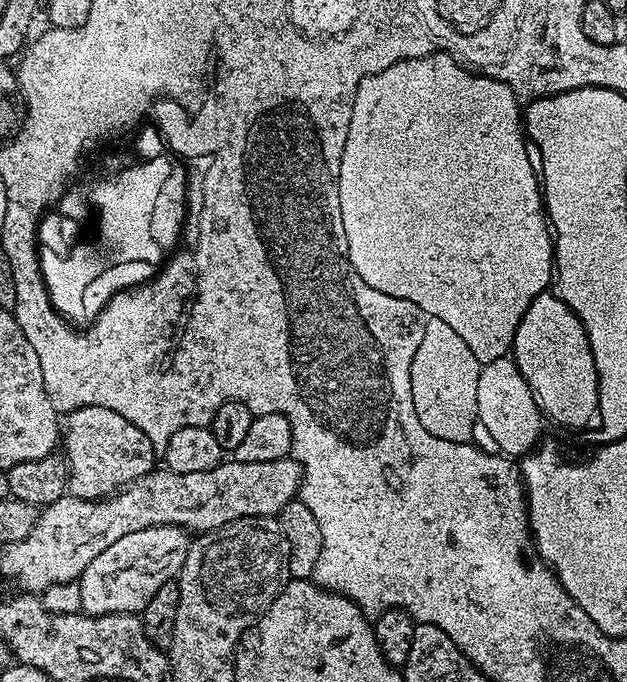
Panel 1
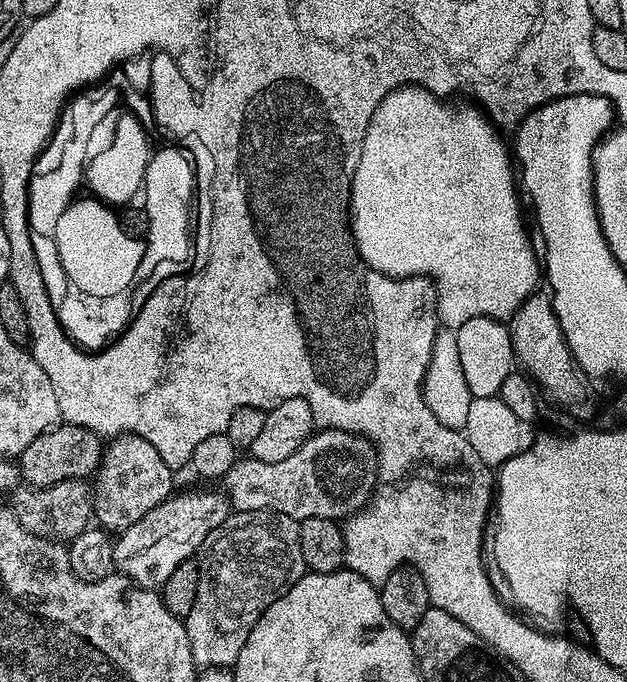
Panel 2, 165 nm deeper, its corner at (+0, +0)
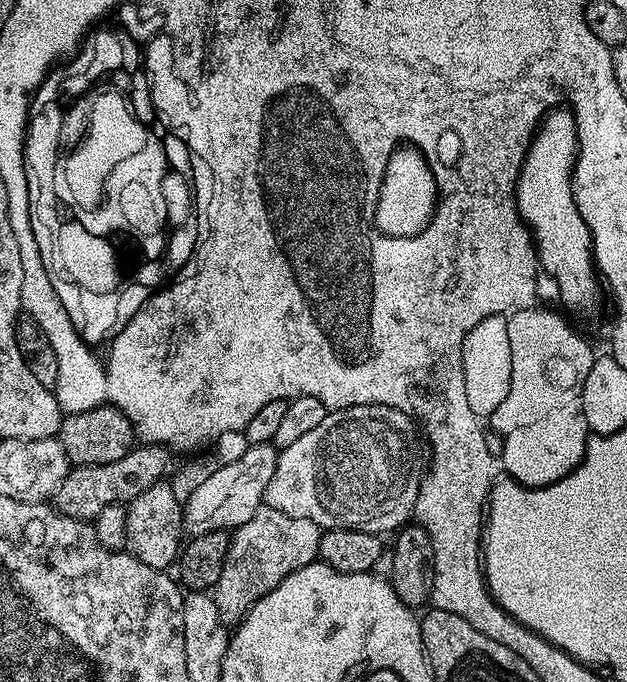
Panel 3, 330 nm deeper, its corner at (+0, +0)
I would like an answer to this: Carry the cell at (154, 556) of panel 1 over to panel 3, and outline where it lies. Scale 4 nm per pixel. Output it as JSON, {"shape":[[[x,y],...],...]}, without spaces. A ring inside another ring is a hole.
{"shape":[[[275,443],[249,446],[242,458],[229,464],[220,464],[190,498],[182,504],[182,524],[192,536],[201,536],[214,530],[235,530],[242,527],[264,504],[264,491],[274,478],[278,449]]]}

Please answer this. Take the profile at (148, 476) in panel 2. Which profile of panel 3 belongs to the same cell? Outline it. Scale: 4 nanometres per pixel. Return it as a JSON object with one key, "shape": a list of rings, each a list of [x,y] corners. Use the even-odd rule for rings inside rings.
{"shape":[[[161,482],[150,486],[142,494],[138,494],[126,504],[126,534],[124,535],[124,547],[131,556],[138,558],[138,562],[146,562],[146,566],[168,570],[177,563],[182,551],[182,501],[174,498],[174,490],[171,483]]]}

